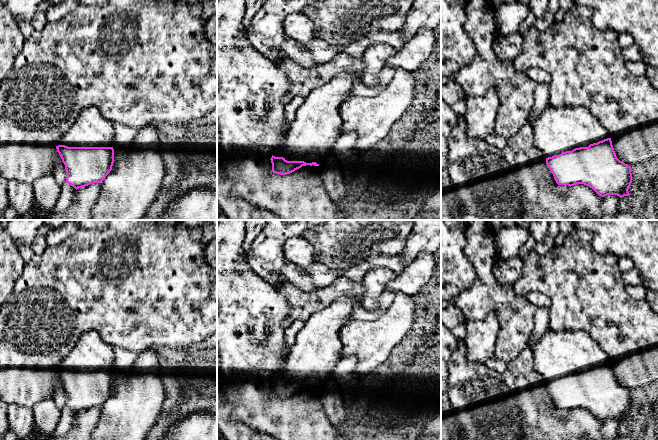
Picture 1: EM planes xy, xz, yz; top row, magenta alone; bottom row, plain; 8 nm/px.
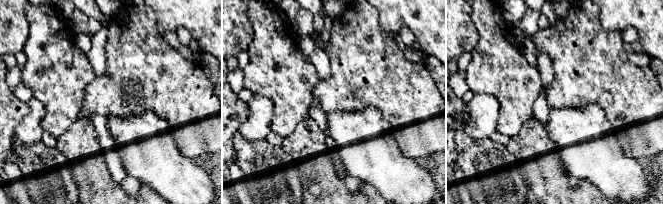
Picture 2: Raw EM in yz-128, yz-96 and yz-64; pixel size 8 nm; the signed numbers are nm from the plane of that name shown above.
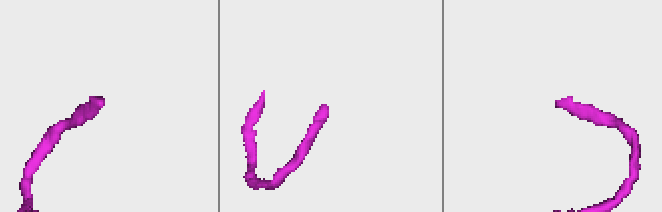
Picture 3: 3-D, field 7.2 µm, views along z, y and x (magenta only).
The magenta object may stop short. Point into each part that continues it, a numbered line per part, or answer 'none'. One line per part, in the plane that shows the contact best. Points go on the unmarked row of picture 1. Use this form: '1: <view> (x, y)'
1: yz (556, 354)

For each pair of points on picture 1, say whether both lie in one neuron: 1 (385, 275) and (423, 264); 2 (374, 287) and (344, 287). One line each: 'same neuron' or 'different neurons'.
1: different neurons
2: different neurons

